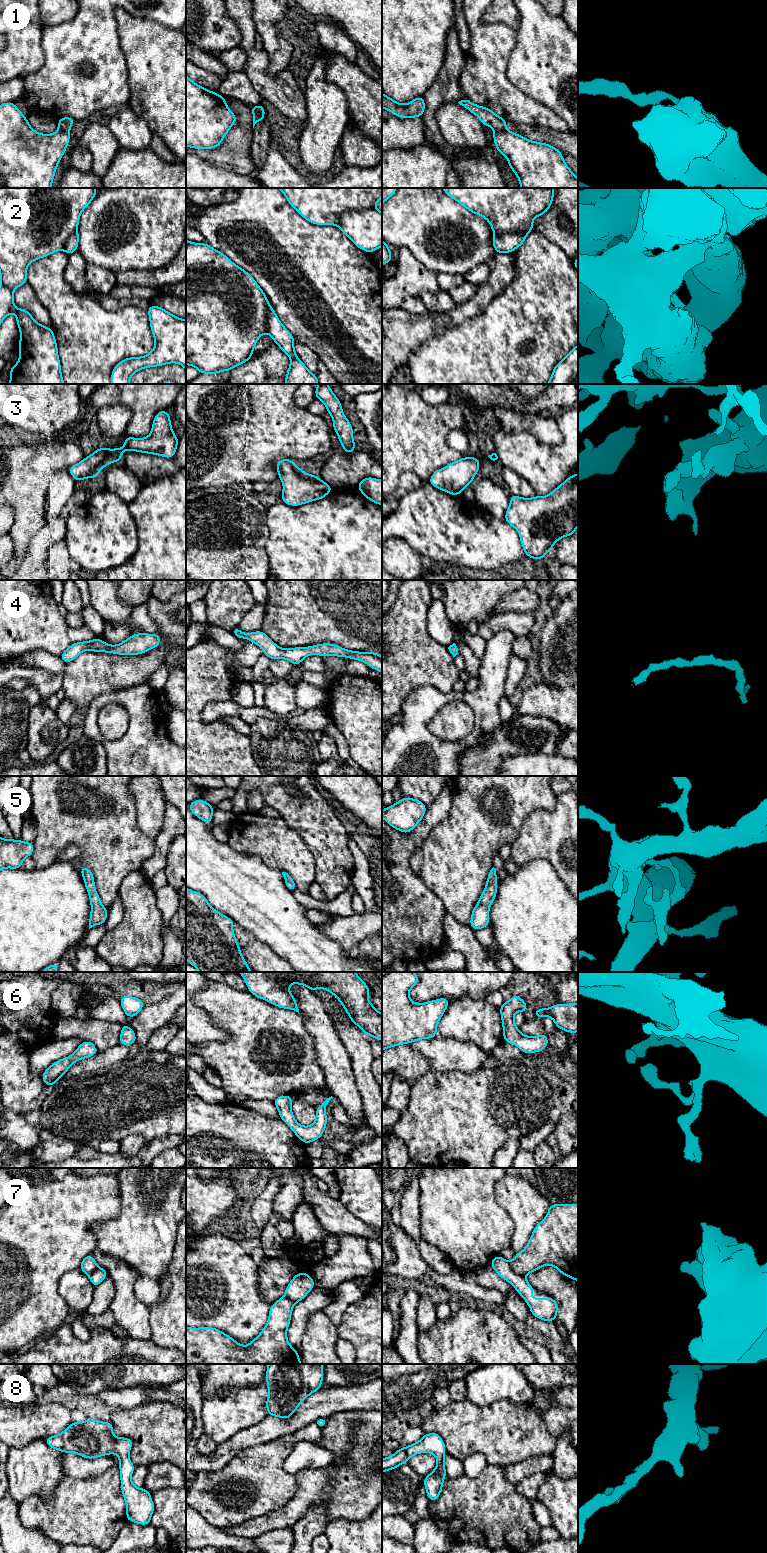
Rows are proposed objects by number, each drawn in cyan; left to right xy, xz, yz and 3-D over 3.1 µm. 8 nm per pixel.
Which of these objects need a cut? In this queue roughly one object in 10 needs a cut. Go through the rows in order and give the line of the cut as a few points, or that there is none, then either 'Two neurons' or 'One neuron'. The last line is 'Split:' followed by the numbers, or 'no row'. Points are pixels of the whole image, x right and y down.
1: Split along xy (58, 128), (68, 131). Two neurons
2: Split along yz (527, 232), (509, 232), (495, 236). Two neurons
3: No split. One neuron
4: No split. One neuron
5: No split. One neuron
6: No split. One neuron
7: Split along yz (509, 1262), (510, 1266), (524, 1277). Two neurons
8: No split. One neuron
Split: 1, 2, 7

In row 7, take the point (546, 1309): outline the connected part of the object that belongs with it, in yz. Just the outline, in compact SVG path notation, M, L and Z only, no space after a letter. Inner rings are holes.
M497 1255L490 1264L495 1272L504 1280L509 1282L528 1304L531 1314L543 1321L555 1321L558 1313L558 1303L551 1297L531 1298L533 1288L525 1277L517 1274L511 1267L510 1262Z

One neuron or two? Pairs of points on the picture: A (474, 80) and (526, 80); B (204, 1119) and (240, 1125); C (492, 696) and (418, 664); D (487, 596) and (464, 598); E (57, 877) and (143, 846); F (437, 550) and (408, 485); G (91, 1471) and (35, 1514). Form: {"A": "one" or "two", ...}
{"A": "two", "B": "one", "C": "two", "D": "one", "E": "two", "F": "two", "G": "two"}

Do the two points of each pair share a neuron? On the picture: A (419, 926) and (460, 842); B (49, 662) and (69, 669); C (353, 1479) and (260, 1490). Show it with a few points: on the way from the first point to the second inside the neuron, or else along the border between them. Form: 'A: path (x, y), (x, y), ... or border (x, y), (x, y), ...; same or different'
A: border (421, 875), (425, 885), (442, 902), (447, 912); different
B: path (54, 667), (64, 668); same
C: border (295, 1475), (296, 1493), (283, 1506); different

